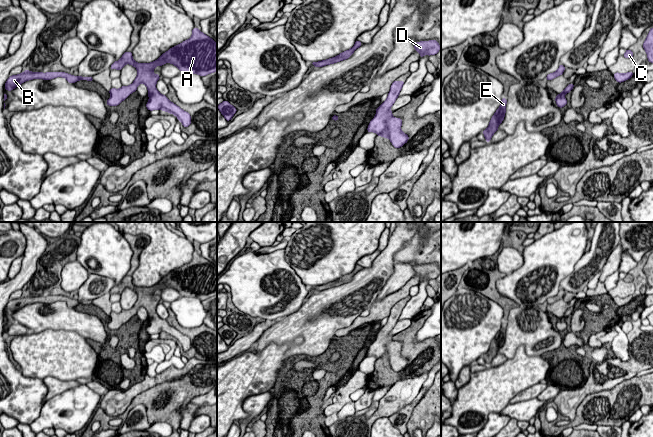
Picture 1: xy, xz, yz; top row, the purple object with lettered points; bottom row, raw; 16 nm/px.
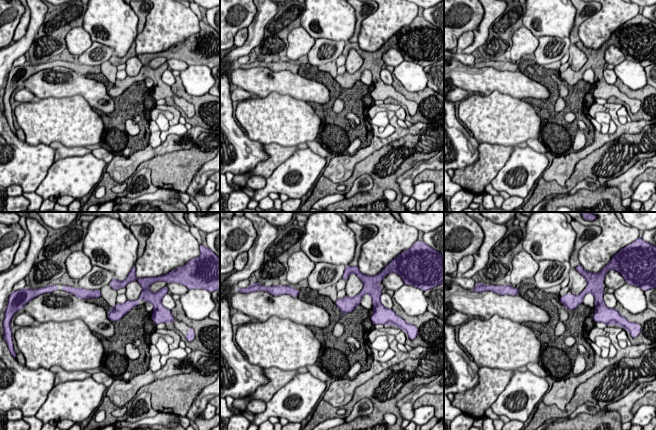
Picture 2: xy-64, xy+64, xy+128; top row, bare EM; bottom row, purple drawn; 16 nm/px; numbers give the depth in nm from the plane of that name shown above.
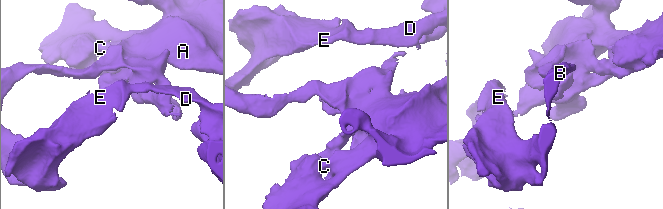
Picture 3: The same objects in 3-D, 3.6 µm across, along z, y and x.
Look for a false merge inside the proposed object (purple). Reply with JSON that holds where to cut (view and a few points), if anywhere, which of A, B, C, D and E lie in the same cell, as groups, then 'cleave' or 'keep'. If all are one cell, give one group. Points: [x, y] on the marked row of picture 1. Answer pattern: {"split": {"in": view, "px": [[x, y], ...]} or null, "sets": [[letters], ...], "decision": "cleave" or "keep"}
{"split": null, "sets": [["A", "B", "C", "D", "E"]], "decision": "keep"}

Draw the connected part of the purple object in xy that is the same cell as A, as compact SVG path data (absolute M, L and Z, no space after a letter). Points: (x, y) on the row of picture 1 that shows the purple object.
M194 27L190 39L170 48L151 63L137 63L133 60L132 52L125 52L119 61L115 61L111 65L110 70L121 71L125 64L130 64L137 69L138 75L129 86L122 86L120 89L111 88L109 90L111 97L107 100L106 105L117 106L135 92L140 83L144 83L147 86L149 96L149 101L146 104L147 109L171 113L178 118L183 127L188 127L191 124L190 114L172 103L156 89L156 82L160 76L154 74L153 69L165 63L175 65L183 73L198 74L202 77L217 72L217 43Z

